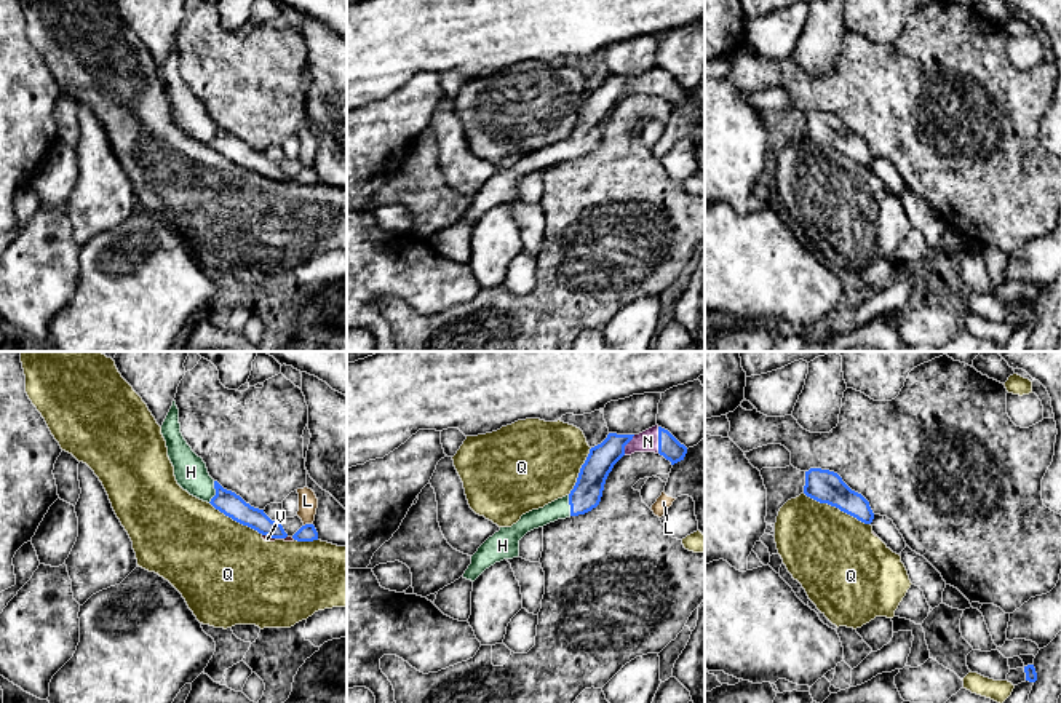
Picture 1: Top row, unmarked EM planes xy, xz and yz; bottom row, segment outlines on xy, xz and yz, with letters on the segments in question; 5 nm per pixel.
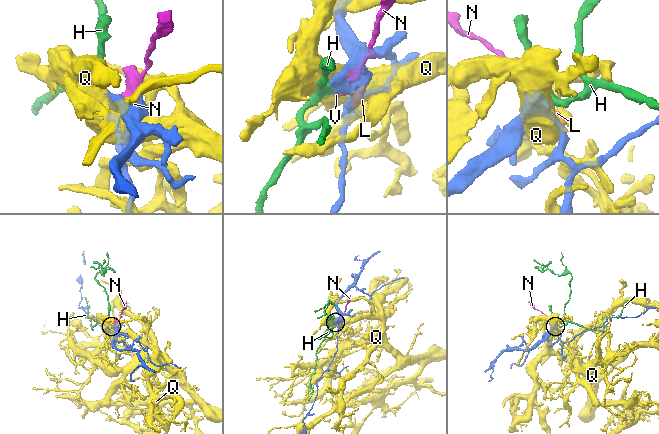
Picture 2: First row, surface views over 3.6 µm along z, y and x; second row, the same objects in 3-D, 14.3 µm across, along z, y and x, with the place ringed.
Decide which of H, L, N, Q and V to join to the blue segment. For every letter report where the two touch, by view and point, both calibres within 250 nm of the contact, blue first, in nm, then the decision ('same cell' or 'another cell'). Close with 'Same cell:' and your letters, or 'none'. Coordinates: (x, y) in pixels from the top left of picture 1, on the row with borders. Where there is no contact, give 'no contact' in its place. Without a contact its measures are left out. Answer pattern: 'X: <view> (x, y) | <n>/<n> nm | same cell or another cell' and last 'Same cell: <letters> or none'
H: xy (216, 492) | 120/170 nm | same cell
L: xy (307, 524) | 90/100 nm | another cell
N: xz (659, 440) | 110/110 nm | same cell
Q: yz (838, 507) | 170/440 nm | another cell
V: xy (275, 537) | 110/30 nm | another cell
Same cell: H, N

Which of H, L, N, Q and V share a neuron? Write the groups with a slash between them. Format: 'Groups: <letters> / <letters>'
Groups: H N / L / Q V

